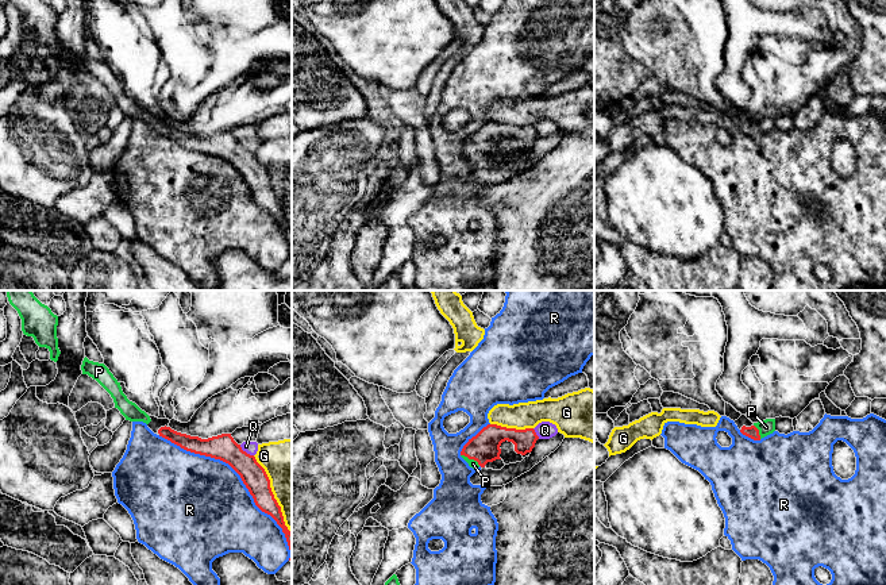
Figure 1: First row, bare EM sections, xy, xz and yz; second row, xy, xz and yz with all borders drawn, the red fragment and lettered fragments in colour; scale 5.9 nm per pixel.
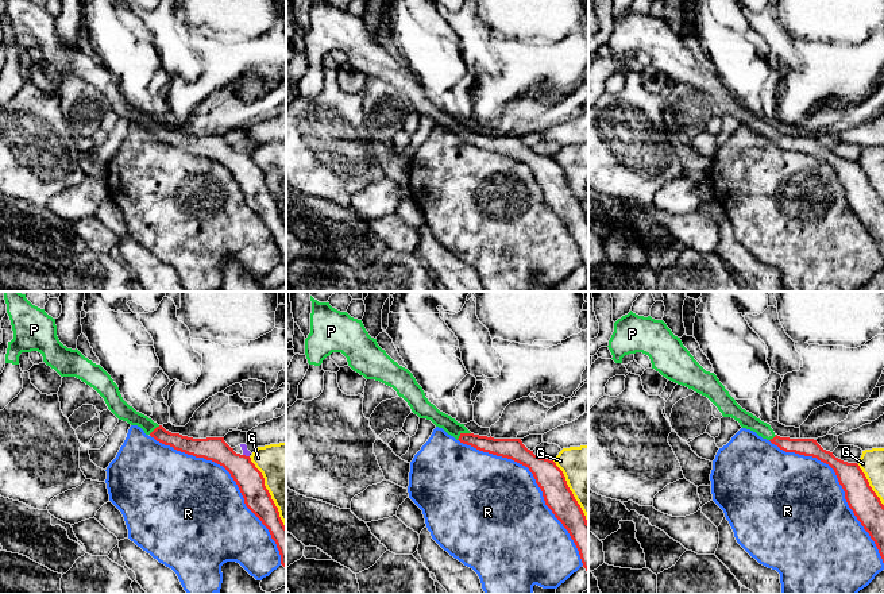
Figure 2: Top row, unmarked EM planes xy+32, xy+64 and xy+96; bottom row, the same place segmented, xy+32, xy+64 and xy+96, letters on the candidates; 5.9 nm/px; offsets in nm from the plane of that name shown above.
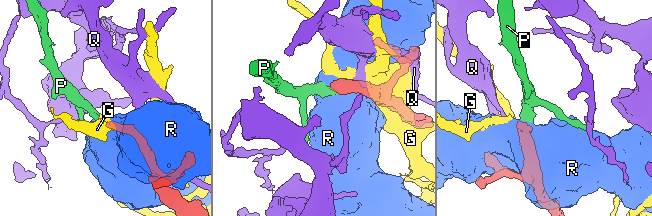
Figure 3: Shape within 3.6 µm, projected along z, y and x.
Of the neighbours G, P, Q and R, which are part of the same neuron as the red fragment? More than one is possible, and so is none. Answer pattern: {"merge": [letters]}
{"merge": ["P"]}

